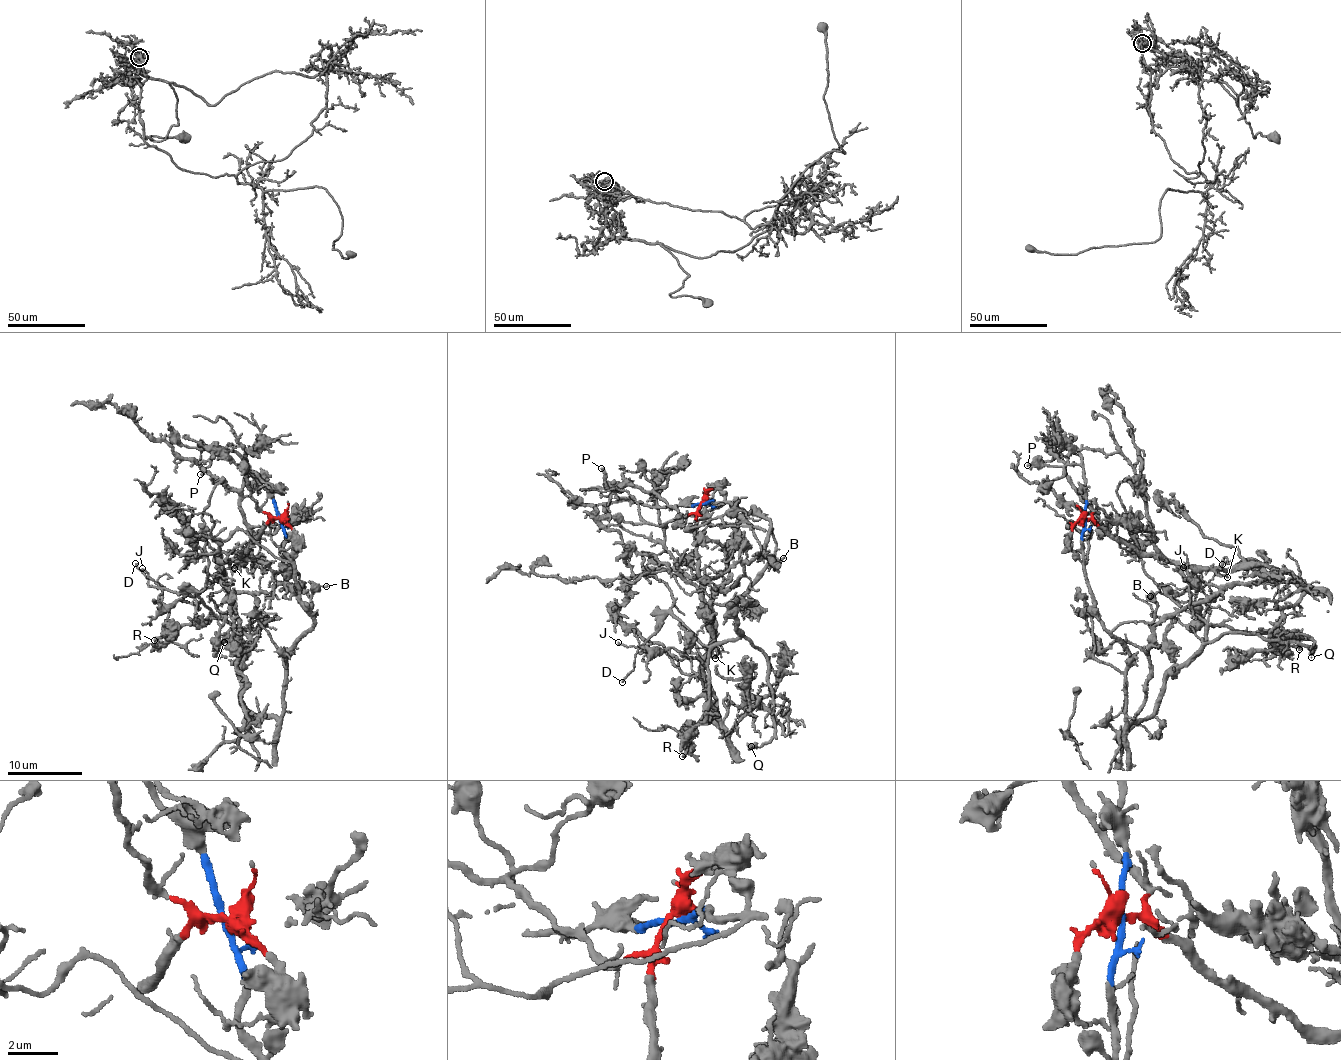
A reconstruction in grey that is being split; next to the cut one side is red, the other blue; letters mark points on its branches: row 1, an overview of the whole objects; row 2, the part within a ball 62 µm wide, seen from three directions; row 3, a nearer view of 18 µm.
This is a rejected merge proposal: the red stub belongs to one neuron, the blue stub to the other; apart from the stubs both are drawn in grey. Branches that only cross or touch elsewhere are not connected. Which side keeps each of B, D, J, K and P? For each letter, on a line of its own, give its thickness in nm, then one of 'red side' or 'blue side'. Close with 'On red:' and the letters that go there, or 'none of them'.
B: 170 nm | blue side
D: 100 nm | blue side
J: 120 nm | blue side
K: 120 nm | red side
P: 220 nm | blue side
On red: K

